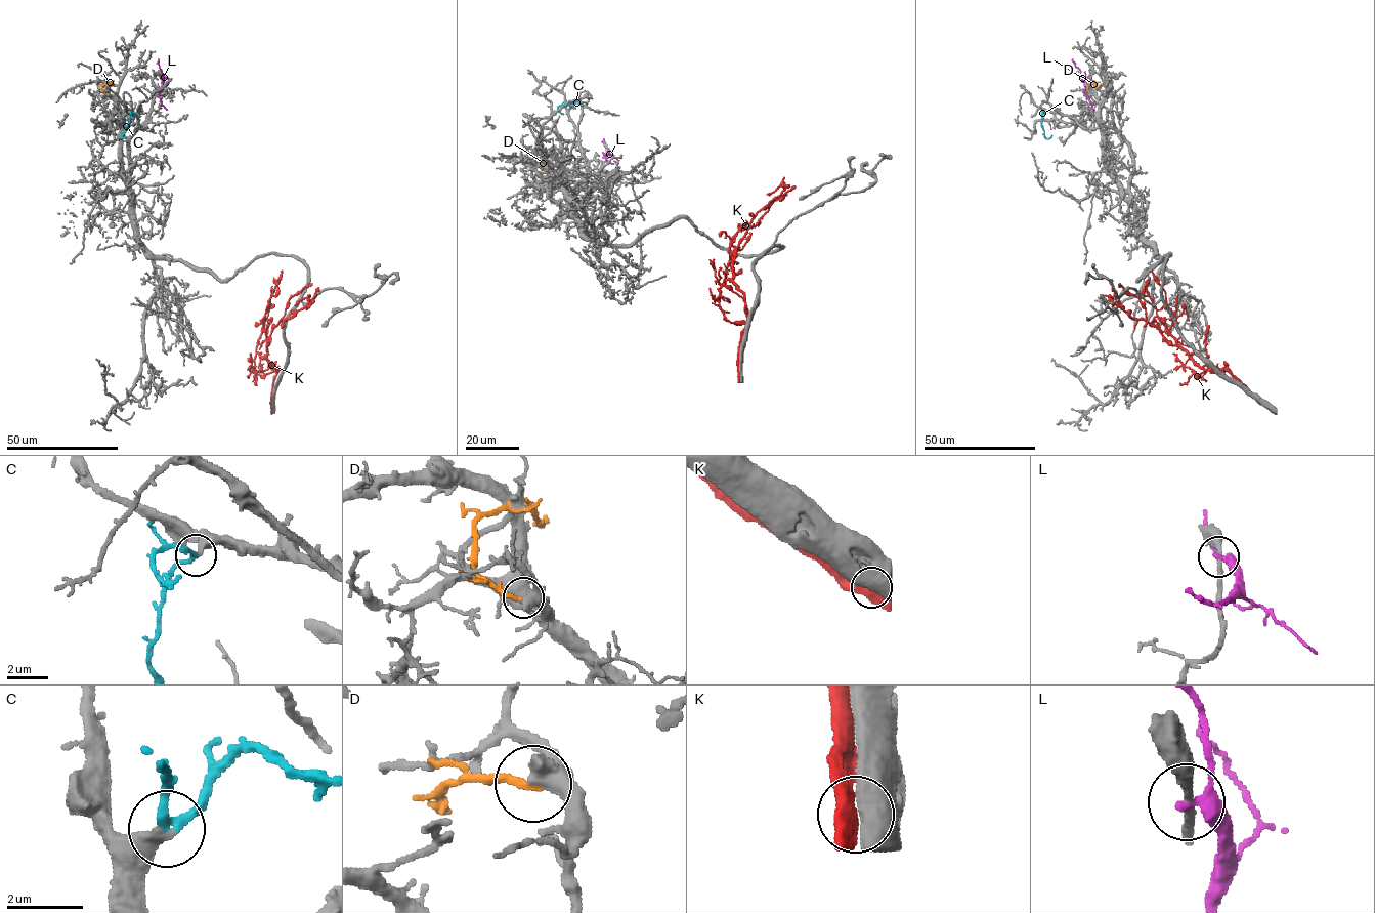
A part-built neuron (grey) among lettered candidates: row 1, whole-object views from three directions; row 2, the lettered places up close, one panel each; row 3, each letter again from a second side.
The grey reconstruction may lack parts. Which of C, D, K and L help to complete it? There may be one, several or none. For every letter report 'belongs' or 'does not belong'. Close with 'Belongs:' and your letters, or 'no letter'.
C: belongs
D: does not belong
K: does not belong
L: does not belong
Belongs: C

